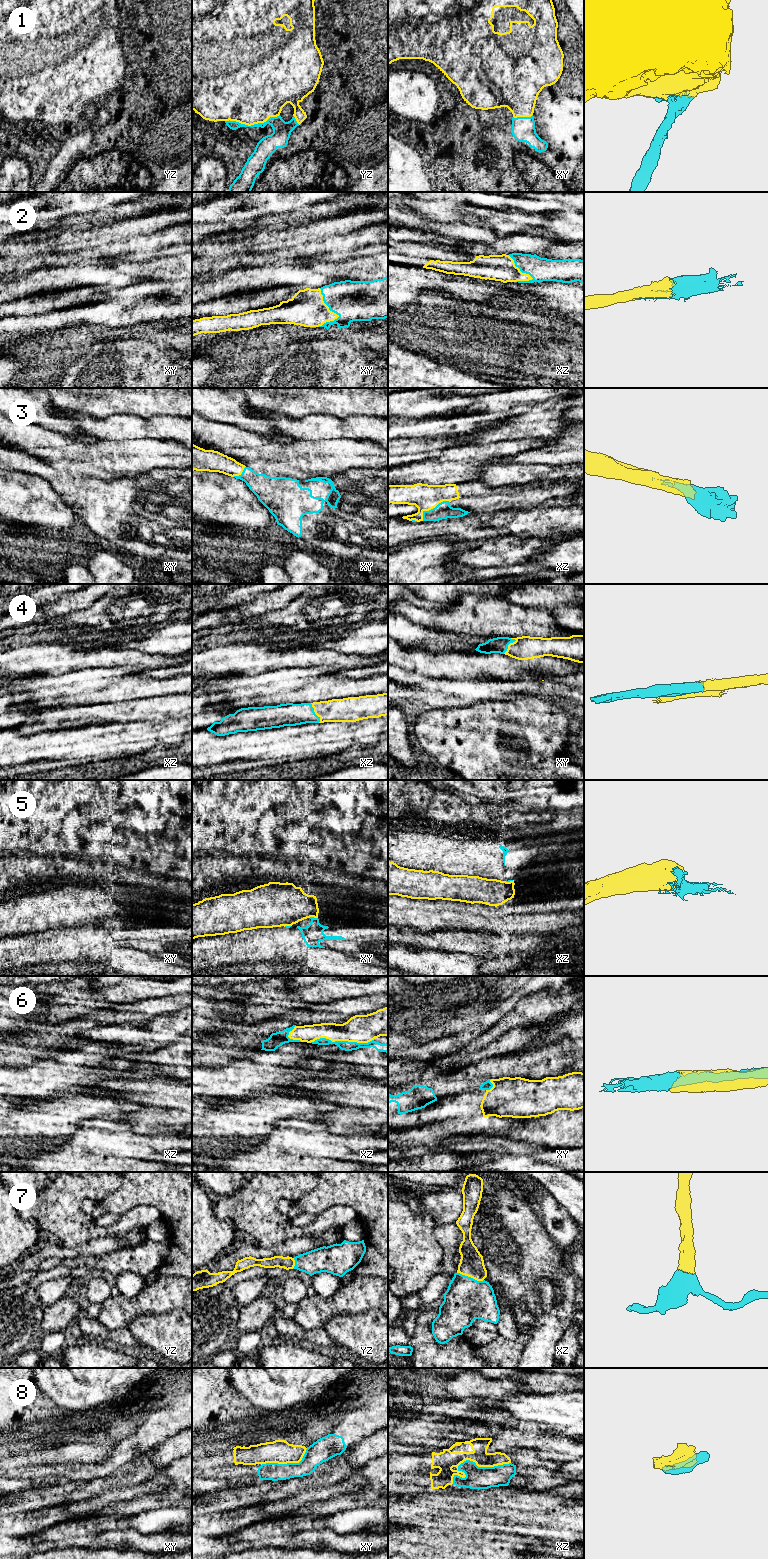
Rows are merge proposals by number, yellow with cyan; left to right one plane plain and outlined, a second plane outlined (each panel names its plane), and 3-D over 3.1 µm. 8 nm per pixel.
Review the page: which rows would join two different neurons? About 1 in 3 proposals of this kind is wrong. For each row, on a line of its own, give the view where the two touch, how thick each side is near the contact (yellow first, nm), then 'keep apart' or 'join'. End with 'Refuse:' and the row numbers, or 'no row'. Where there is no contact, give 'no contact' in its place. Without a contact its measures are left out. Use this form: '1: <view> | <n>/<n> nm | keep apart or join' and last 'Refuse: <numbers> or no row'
1: yz | 500/150 nm | join
2: xy | 280/320 nm | join
3: xz | 220/140 nm | join
4: xy | 190/130 nm | join
5: xy | 340/160 nm | keep apart
6: xz | 220/80 nm | join
7: xz | 190/360 nm | join
8: xz | 160/180 nm | keep apart
Refuse: 5, 8

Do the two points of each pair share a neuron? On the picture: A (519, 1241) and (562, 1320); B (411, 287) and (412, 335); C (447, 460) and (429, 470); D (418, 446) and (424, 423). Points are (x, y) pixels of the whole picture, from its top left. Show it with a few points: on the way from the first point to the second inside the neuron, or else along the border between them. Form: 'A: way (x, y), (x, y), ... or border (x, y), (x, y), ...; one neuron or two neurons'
A: way (540, 1256), (566, 1282), (566, 1299); one neuron
B: border (431, 289), (425, 289), (412, 301), (398, 306); two neurons
C: way (443, 464), (437, 470), (433, 470); one neuron
D: border (443, 434), (427, 437), (401, 437), (398, 439); two neurons

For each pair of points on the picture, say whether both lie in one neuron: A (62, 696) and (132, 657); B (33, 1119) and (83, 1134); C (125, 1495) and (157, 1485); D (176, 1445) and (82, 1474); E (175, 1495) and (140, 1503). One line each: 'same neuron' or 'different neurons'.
A: different neurons
B: different neurons
C: same neuron
D: different neurons
E: same neuron

